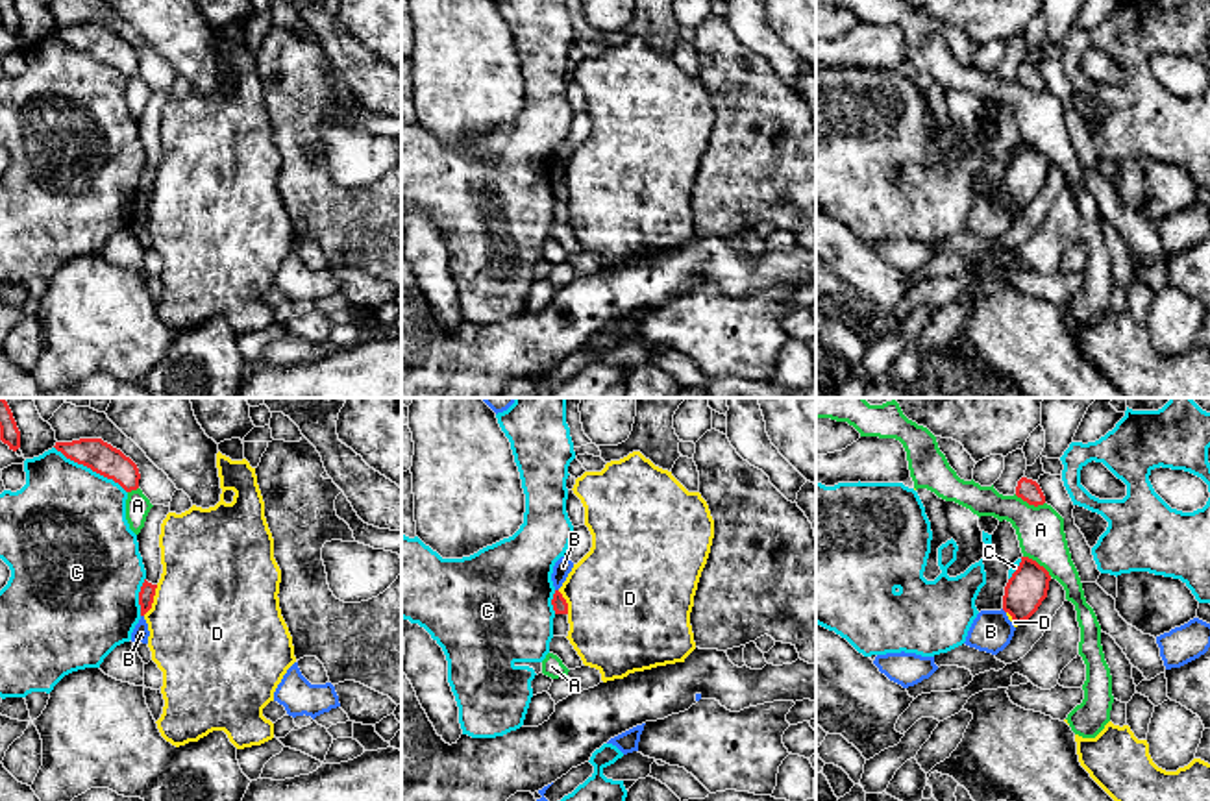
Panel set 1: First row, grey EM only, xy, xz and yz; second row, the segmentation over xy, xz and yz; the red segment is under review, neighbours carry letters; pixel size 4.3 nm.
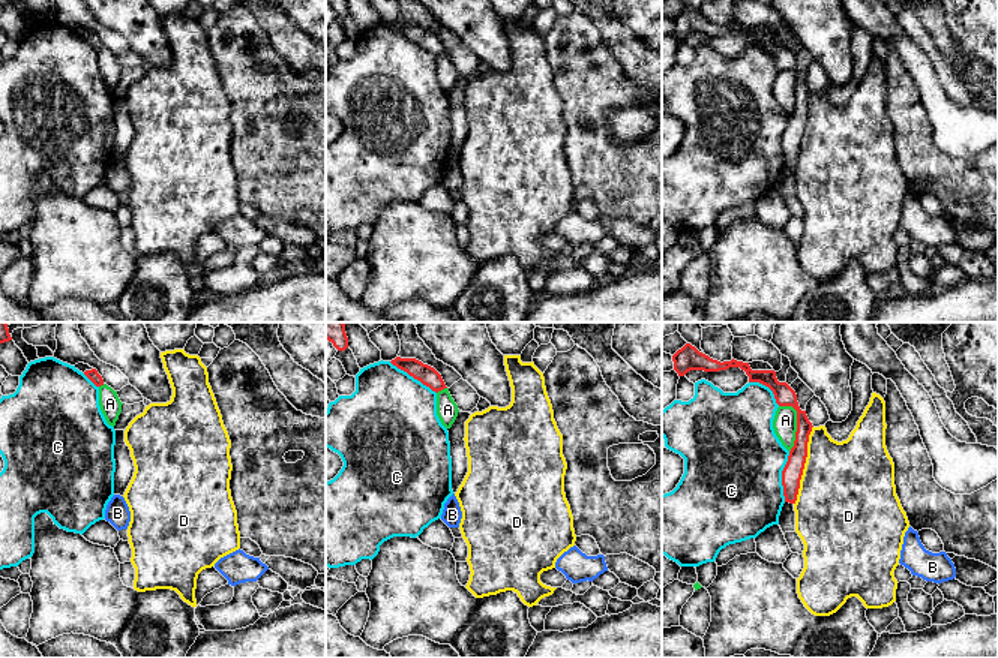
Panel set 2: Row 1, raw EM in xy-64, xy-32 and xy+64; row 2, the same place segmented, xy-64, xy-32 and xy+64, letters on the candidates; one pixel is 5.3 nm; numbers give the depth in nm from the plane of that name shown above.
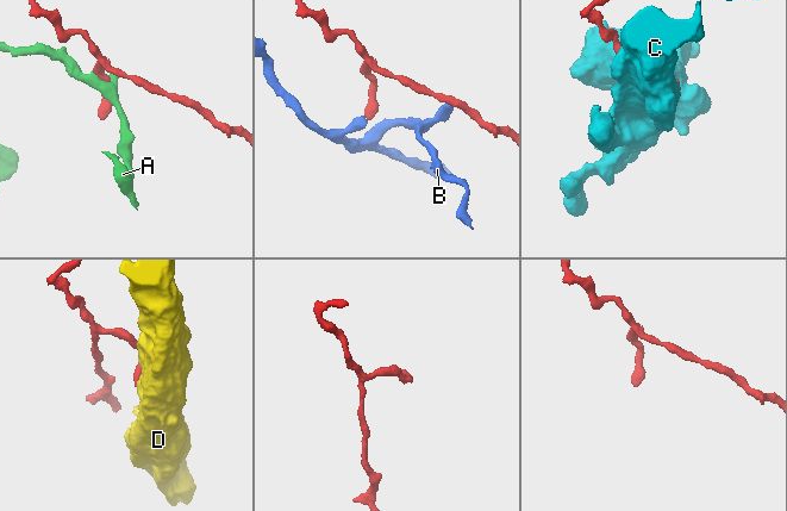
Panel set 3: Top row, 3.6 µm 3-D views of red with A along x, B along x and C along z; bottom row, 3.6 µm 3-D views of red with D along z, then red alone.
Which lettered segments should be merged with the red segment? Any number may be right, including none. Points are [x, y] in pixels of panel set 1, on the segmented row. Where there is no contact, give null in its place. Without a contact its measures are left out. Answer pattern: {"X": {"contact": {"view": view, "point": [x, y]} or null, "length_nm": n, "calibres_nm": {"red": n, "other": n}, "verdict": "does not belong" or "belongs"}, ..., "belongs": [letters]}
{"A": {"contact": {"view": "yz", "point": [1029, 504]}, "length_nm": 140, "calibres_nm": {"red": 100, "other": 200}, "verdict": "does not belong"}, "B": {"contact": null, "verdict": "does not belong"}, "C": {"contact": {"view": "xy", "point": [91, 468]}, "length_nm": 380, "calibres_nm": {"red": 140, "other": 480}, "verdict": "does not belong"}, "D": {"contact": {"view": "xy", "point": [152, 600]}, "length_nm": 150, "calibres_nm": {"red": 70, "other": 500}, "verdict": "does not belong"}, "belongs": []}

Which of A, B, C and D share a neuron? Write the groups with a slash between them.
A / B / C / D

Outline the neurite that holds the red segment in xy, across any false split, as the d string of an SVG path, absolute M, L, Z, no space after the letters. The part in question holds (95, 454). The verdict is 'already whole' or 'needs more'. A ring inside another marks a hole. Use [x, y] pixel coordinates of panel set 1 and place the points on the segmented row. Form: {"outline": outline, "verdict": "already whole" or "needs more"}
{"outline": "M80 438L72 442L56 442L54 446L67 459L91 468L93 472L113 479L126 492L139 488L139 468L120 450L102 438Z", "verdict": "already whole"}

